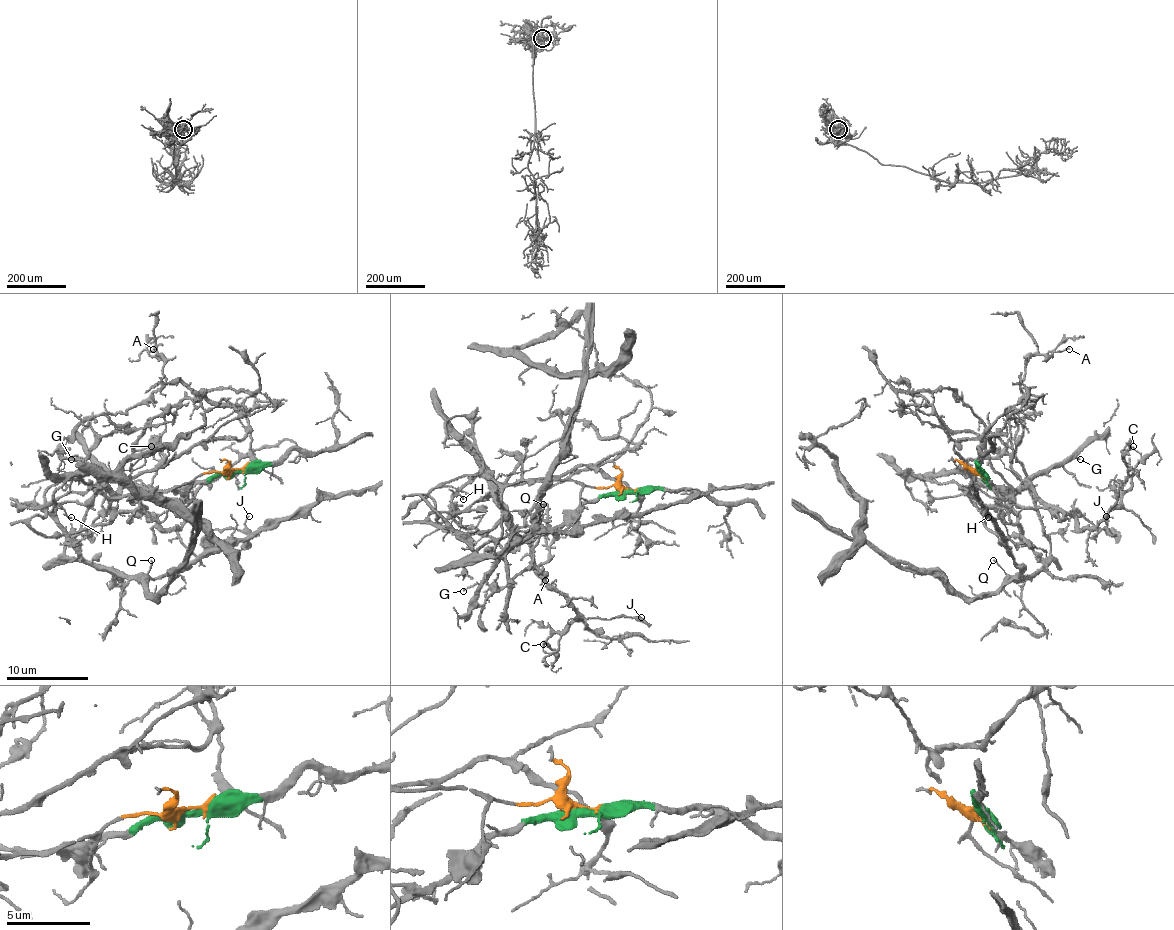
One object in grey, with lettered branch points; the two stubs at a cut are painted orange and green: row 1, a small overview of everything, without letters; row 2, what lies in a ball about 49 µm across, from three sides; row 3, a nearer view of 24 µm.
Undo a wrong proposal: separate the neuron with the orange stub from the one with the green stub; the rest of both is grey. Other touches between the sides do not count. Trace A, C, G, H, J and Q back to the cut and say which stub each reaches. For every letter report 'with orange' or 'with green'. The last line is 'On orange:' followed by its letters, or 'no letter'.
A: with green
C: with green
G: with green
H: with orange
J: with green
Q: with orange
On orange: H, Q

